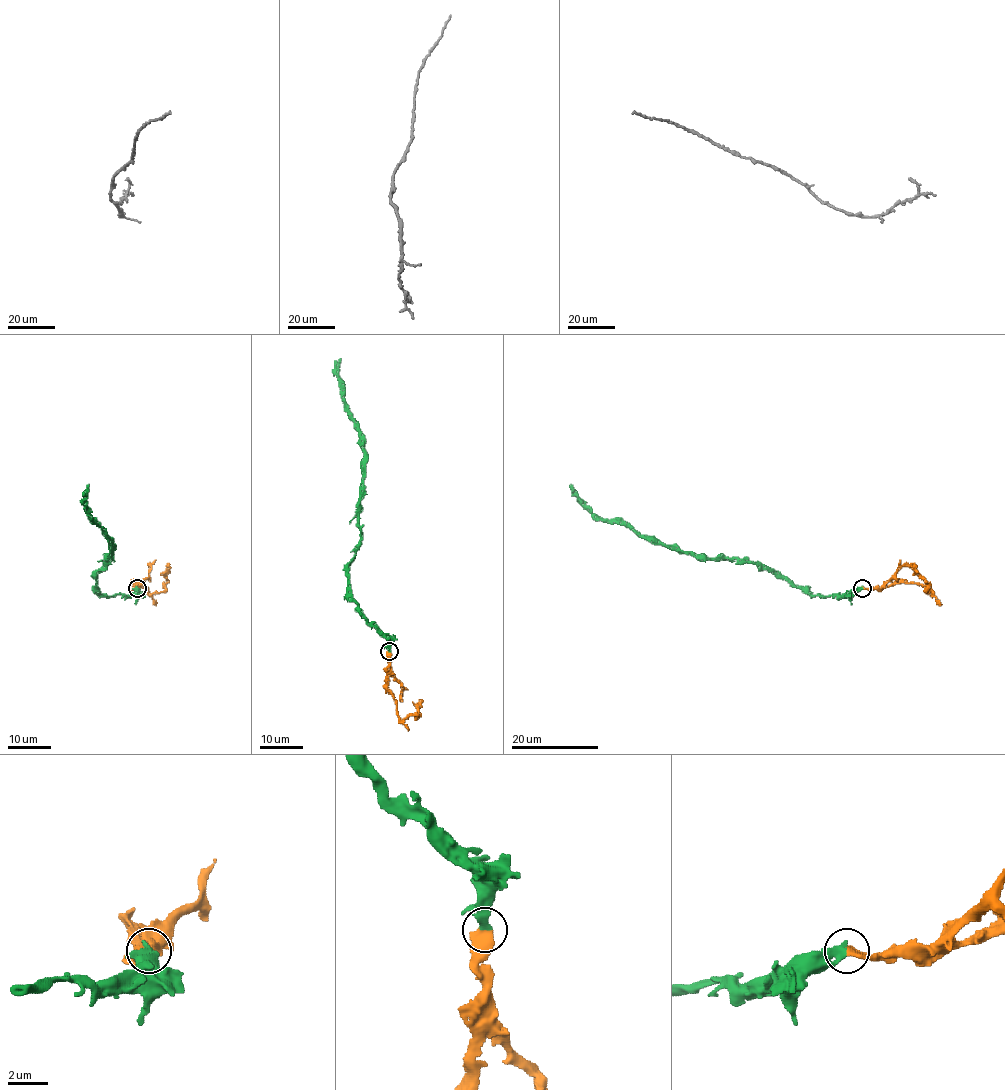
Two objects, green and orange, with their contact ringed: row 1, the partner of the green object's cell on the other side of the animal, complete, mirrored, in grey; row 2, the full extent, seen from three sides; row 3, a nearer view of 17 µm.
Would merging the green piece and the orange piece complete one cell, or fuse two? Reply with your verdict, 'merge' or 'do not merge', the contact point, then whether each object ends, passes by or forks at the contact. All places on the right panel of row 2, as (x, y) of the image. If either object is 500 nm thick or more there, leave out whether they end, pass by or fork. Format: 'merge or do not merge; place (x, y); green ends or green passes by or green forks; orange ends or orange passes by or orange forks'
merge; place (862, 588); green ends; orange ends

